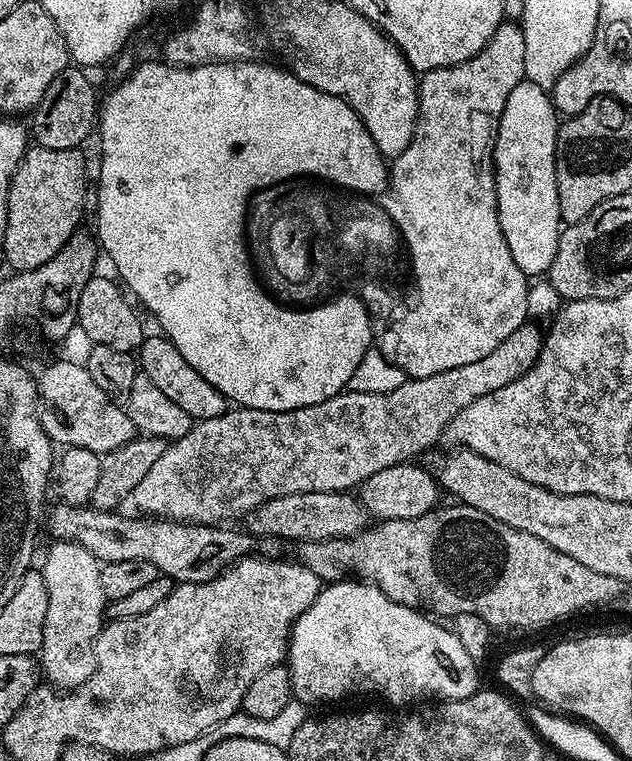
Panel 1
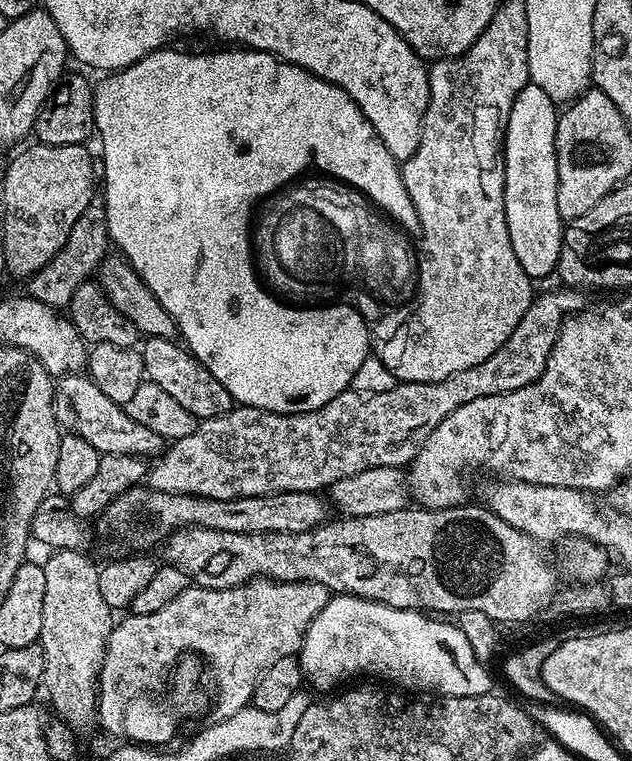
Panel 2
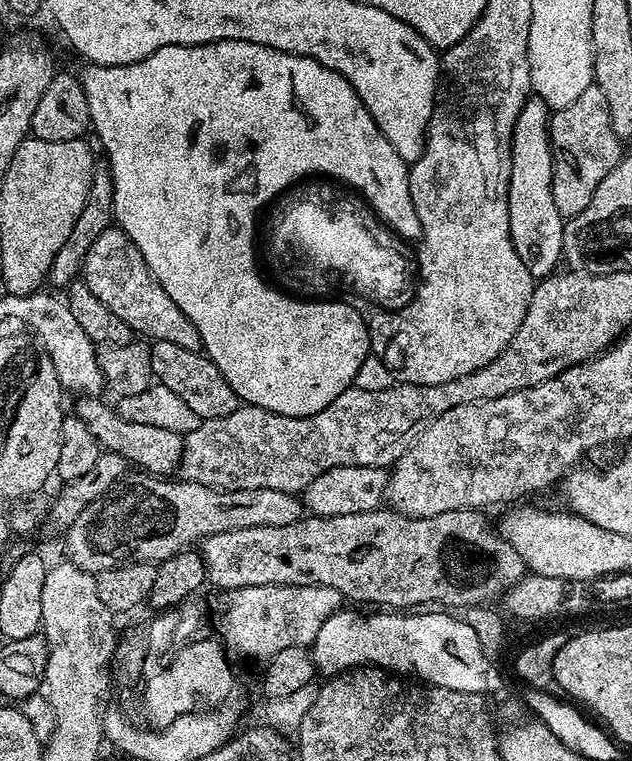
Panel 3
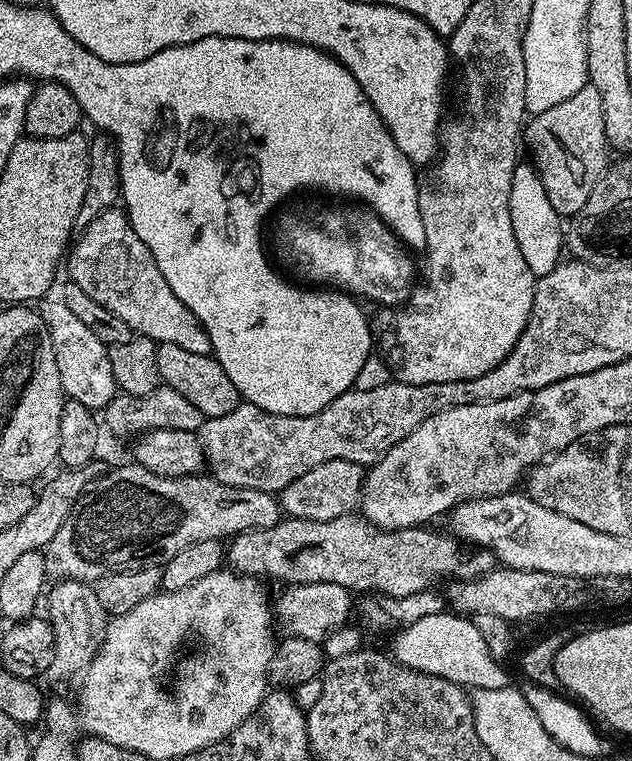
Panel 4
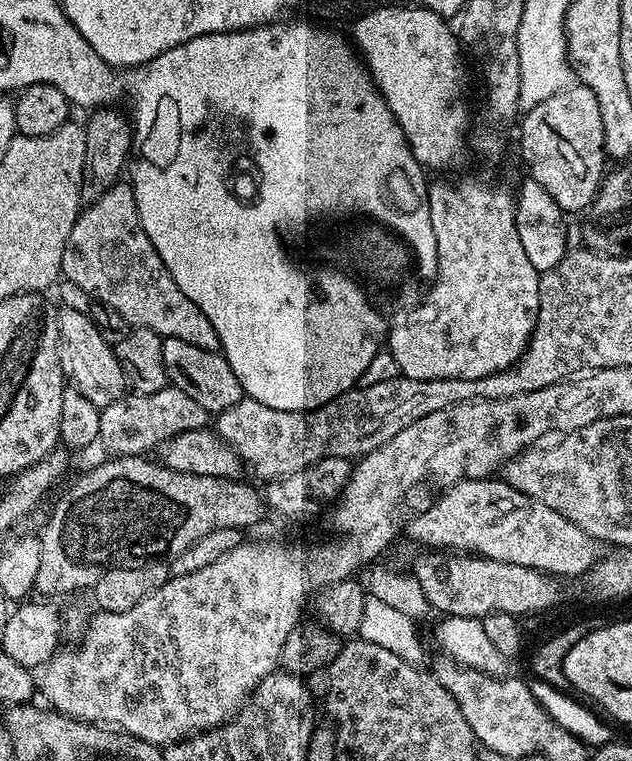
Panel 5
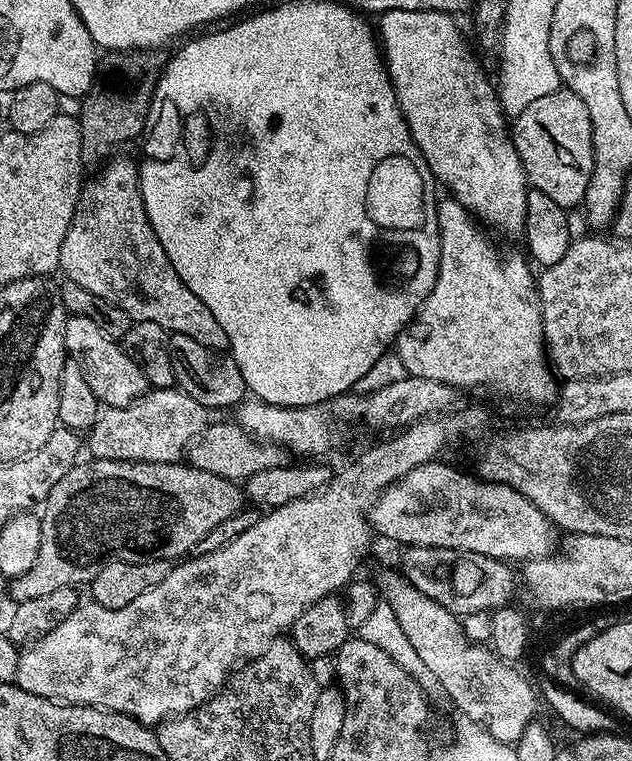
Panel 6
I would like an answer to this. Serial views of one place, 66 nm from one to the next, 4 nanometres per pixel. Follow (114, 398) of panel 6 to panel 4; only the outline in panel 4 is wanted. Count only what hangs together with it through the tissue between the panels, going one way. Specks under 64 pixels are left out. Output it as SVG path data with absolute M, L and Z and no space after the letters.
M45 298L39 301L38 311L50 334L54 358L58 362L58 378L62 378L67 399L82 402L82 406L103 410L118 395L114 370L110 370L109 345L104 344L65 306L63 299Z

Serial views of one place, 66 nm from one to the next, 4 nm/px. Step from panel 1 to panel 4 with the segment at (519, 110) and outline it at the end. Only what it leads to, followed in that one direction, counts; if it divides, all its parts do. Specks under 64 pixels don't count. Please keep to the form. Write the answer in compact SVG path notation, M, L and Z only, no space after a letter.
M517 163L510 178L510 226L514 226L514 238L518 238L518 250L522 250L522 258L526 258L526 266L530 266L532 273L539 278L550 274L550 270L554 270L557 264L561 263L560 251L563 253L566 248L566 228L562 223L562 217L556 213L554 206L550 206L550 198L546 198L546 186L542 184L535 163L527 163Z

